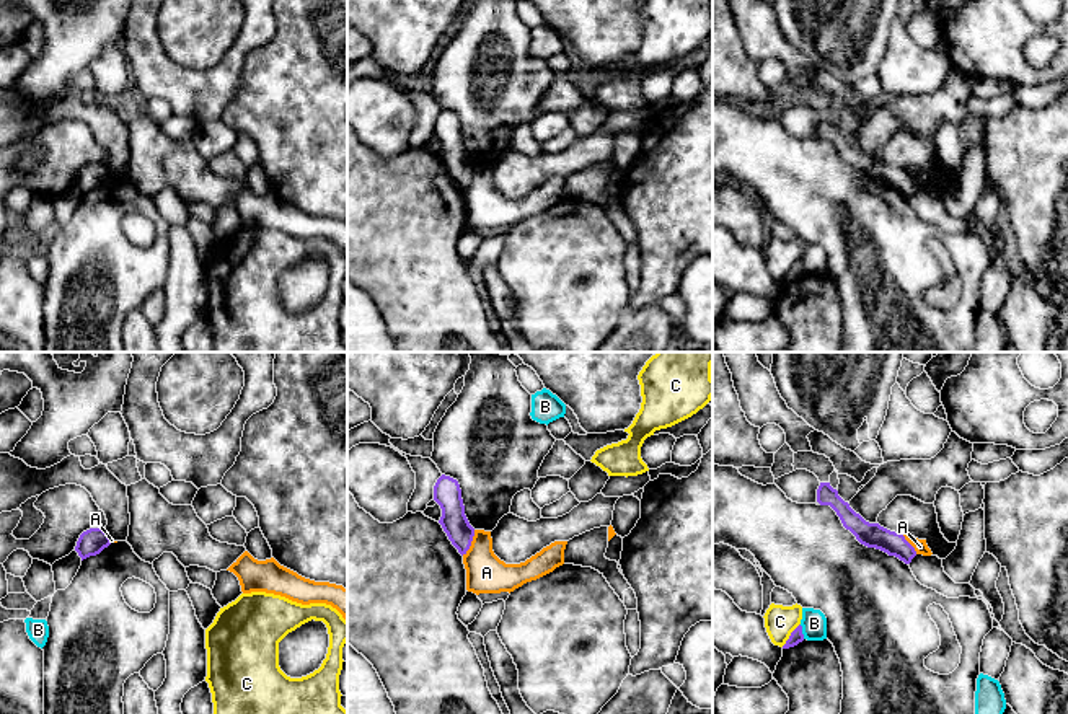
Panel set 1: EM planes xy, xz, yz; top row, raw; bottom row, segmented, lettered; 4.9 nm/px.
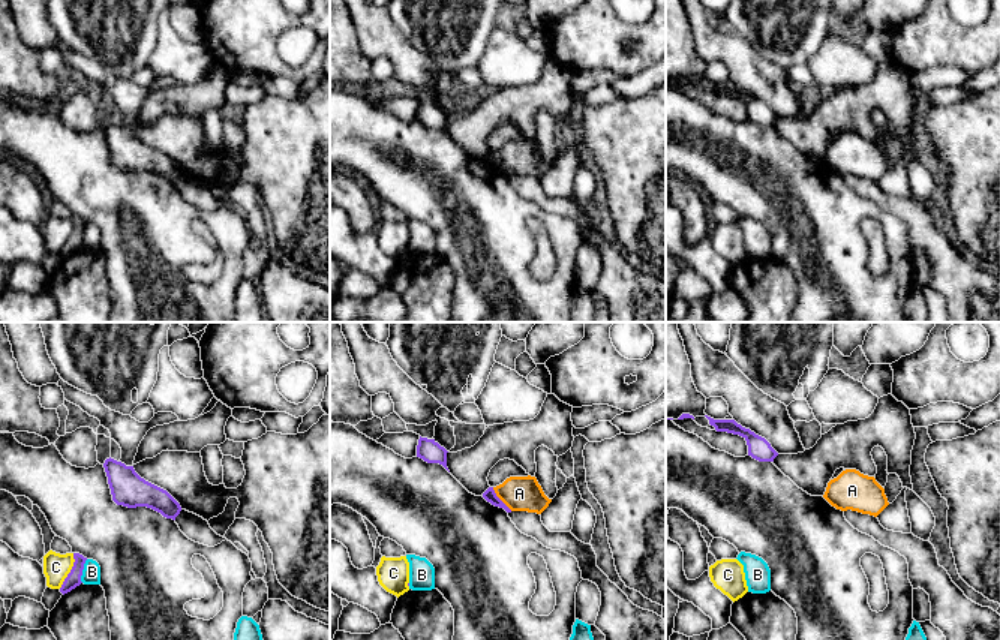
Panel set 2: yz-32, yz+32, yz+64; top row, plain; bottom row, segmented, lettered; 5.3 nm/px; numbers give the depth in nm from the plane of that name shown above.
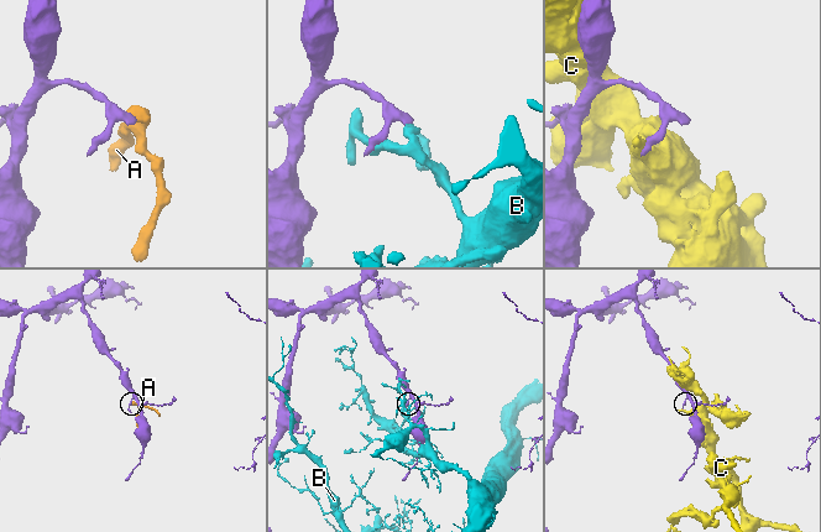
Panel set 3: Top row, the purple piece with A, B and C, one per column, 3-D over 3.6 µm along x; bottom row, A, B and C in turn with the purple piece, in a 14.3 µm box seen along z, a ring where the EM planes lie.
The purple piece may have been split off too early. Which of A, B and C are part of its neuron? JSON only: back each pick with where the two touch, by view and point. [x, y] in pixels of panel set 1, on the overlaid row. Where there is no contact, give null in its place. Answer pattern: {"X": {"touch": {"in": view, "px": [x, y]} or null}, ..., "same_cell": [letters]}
{"same_cell": []}

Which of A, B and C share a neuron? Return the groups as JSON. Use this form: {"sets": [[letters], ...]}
{"sets": [["A"], ["B"], ["C"]]}

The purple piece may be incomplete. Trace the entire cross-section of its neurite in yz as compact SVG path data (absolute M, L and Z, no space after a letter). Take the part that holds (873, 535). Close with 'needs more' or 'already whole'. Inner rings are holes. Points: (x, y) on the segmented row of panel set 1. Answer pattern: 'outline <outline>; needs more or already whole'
outline M820 483L817 489L817 502L820 505L830 505L840 517L843 527L850 530L861 544L880 549L889 556L898 558L905 564L910 564L916 556L915 548L903 535L890 531L879 523L866 522L838 496L838 491L833 489L830 483Z; already whole

